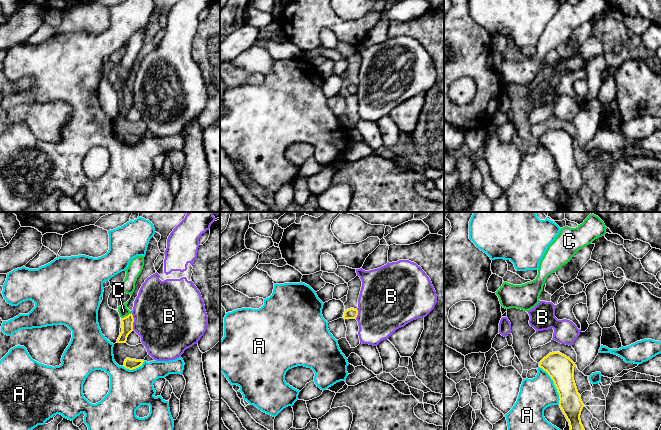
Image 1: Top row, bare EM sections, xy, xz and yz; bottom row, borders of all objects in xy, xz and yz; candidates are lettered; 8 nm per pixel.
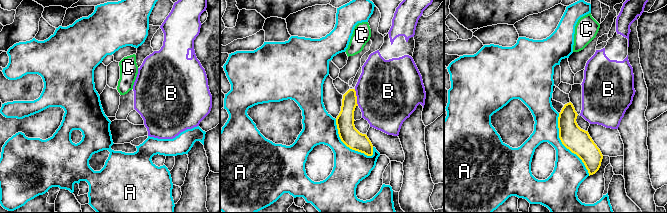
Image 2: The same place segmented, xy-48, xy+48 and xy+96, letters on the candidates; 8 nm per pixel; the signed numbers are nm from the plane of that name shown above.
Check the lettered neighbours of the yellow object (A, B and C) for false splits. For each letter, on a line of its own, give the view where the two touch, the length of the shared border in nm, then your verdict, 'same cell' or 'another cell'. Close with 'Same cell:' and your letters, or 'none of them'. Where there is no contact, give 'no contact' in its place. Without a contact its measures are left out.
A: yz | 360 nm | another cell
B: xy | 140 nm | another cell
C: xy | 100 nm | same cell
Same cell: C

